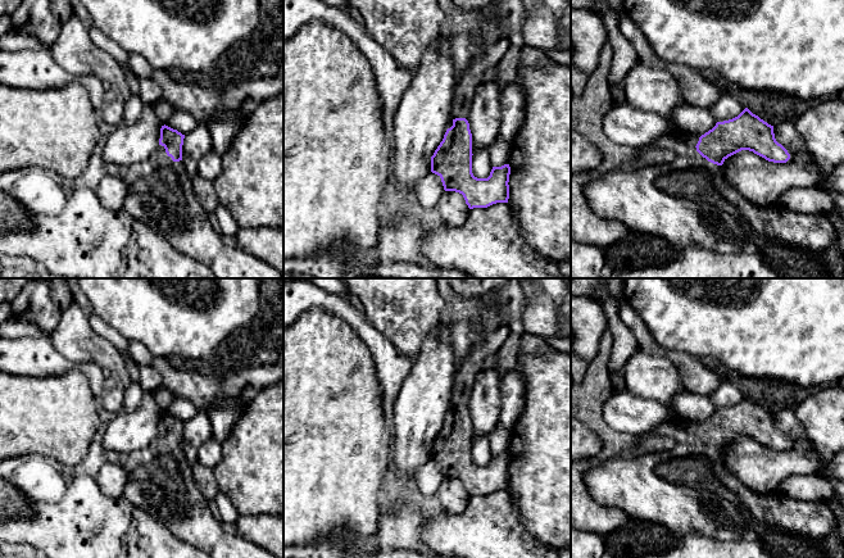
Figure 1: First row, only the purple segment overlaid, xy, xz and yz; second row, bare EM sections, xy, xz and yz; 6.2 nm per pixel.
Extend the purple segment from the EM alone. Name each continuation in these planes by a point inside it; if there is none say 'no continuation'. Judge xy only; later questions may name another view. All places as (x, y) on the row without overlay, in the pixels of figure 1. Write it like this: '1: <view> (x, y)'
1: xy (184, 511)

